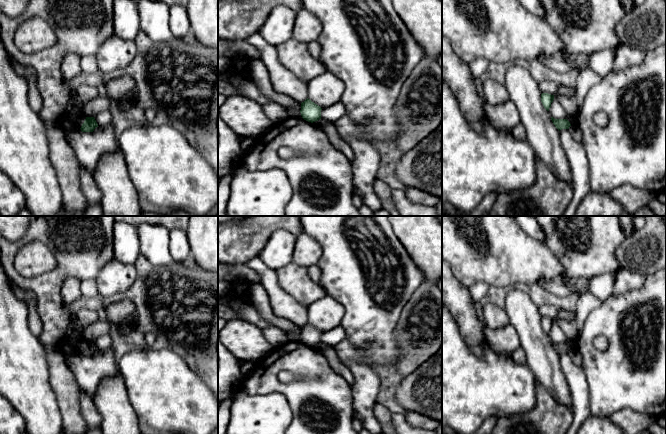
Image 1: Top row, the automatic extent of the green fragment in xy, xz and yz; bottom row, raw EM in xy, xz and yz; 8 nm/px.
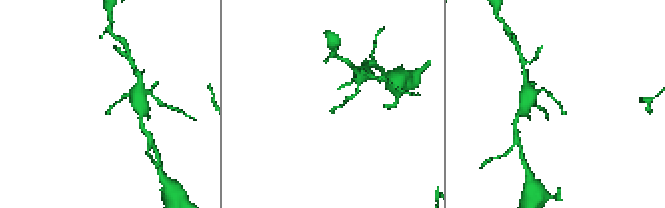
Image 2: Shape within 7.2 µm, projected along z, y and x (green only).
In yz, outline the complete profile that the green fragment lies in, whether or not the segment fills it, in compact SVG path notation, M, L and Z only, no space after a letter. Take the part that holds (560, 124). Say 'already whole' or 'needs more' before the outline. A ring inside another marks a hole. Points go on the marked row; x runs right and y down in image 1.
already whole | M551 117L551 120L559 131L562 129L569 129L571 126L570 122L567 119L555 119Z

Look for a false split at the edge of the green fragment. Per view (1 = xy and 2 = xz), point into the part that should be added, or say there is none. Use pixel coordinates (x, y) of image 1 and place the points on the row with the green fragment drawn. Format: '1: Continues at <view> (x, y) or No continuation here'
1: No continuation here
2: No continuation here

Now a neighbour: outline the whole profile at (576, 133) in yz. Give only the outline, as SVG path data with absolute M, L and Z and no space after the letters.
M570 126L568 129L572 135L572 137L579 143L582 142L582 132L577 126Z

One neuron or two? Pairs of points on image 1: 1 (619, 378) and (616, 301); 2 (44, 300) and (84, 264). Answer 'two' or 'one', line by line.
1: one
2: one

